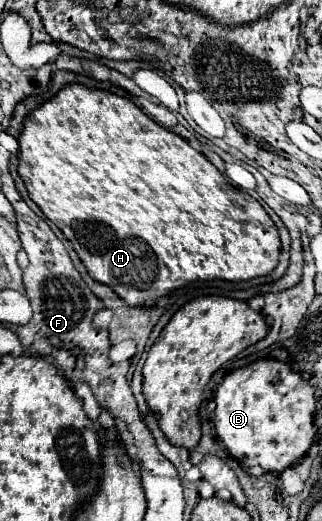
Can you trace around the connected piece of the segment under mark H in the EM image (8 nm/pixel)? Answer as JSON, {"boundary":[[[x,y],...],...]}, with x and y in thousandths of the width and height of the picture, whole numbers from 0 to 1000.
{"boundary":[[[208,161],[189,169],[158,192],[134,196],[121,207],[96,211],[90,223],[71,234],[71,250],[59,257],[59,338],[90,369],[90,380],[127,399],[127,407],[202,449],[202,457],[227,468],[233,484],[245,488],[252,503],[264,507],[276,530],[301,541],[339,545],[401,587],[444,587],[469,576],[488,576],[500,568],[531,564],[537,557],[575,549],[581,541],[606,537],[780,537],[798,530],[835,526],[860,503],[866,503],[866,445],[835,418],[835,411],[817,403],[817,395],[773,376],[767,369],[748,369],[724,353],[705,349],[705,342],[599,280],[587,280],[562,261],[525,253],[500,238],[488,238],[475,226],[463,226],[438,207],[425,207],[407,192],[370,188],[326,173],[270,169],[258,161]]]}

